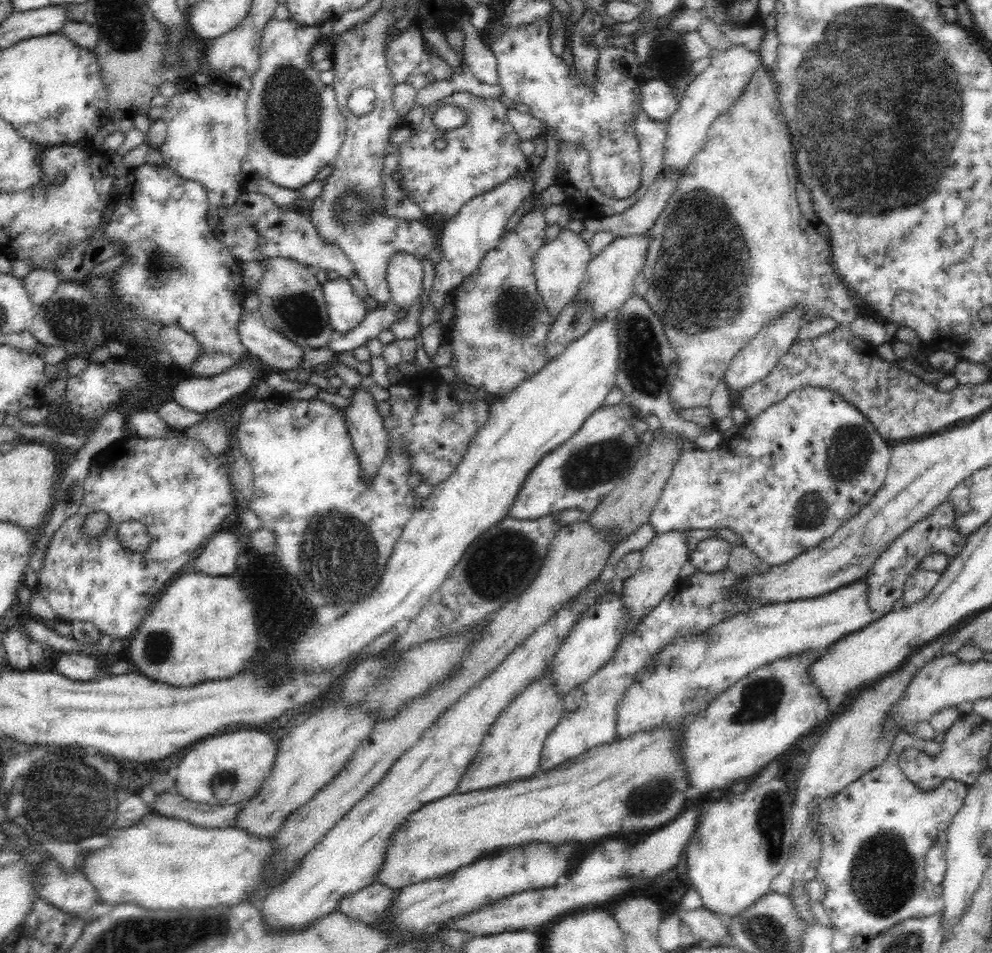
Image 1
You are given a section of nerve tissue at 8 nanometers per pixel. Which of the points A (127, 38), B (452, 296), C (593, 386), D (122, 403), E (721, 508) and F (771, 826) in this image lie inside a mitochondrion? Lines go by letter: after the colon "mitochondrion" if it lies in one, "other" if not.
A: mitochondrion
B: other
C: other
D: other
E: other
F: mitochondrion

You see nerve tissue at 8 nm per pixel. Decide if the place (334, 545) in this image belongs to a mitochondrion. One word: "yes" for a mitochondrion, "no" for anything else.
yes

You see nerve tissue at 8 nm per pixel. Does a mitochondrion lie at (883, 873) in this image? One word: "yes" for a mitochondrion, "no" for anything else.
yes

